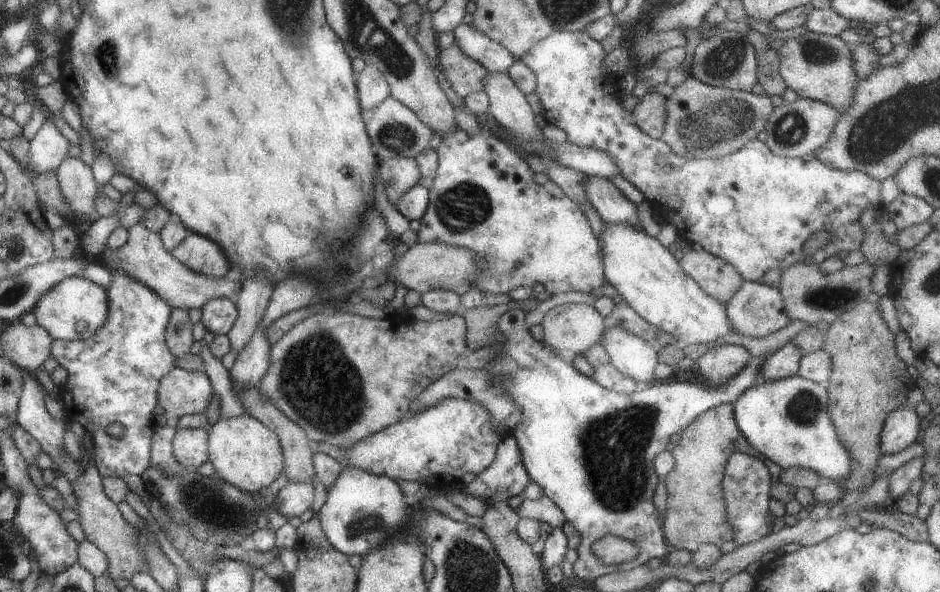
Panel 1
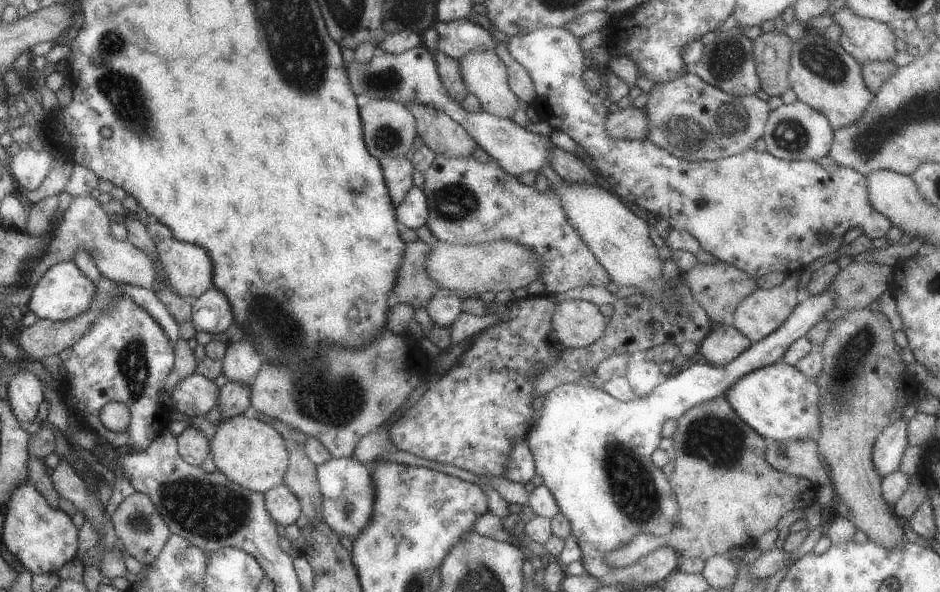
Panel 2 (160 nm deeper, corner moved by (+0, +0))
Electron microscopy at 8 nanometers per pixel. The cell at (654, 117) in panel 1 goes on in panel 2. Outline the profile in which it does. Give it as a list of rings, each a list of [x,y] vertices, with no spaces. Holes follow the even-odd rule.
[[[618,109],[607,113],[602,122],[604,133],[610,139],[646,138],[647,121],[642,109]]]

